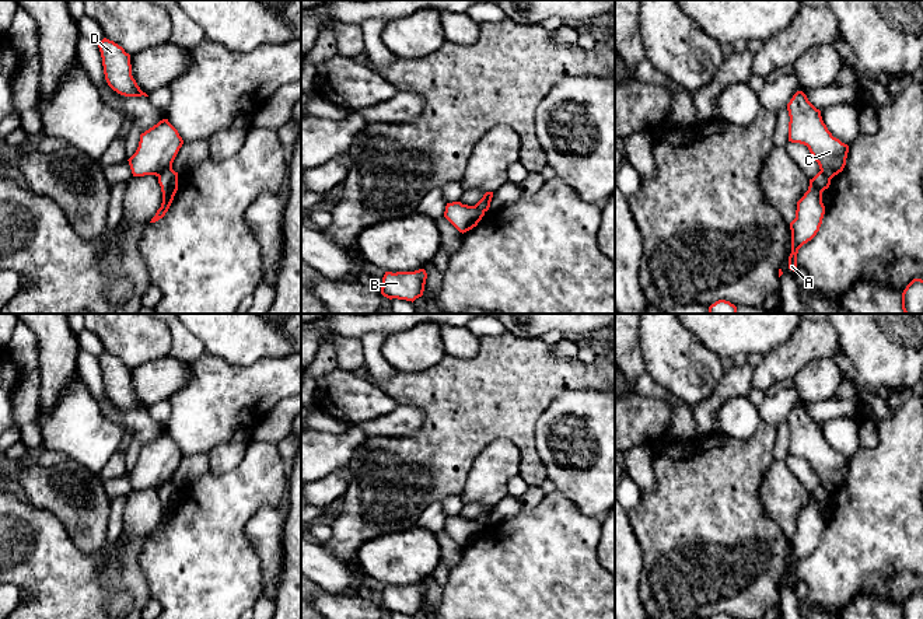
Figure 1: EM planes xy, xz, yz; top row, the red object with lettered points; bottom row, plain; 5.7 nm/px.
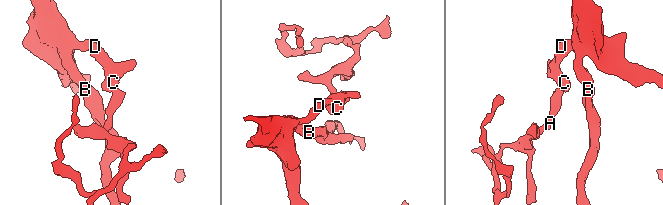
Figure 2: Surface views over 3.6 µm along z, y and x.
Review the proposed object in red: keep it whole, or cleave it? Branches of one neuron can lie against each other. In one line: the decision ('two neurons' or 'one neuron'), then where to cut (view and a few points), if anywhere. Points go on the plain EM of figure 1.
two neurons; cut xy (171, 481), (157, 489)

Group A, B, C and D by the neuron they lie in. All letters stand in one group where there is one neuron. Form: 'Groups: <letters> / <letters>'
Groups: A / B C D

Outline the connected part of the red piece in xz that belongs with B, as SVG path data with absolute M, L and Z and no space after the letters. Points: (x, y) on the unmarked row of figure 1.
M424 583L415 585L385 585L381 608L389 613L415 615L423 609L427 587Z

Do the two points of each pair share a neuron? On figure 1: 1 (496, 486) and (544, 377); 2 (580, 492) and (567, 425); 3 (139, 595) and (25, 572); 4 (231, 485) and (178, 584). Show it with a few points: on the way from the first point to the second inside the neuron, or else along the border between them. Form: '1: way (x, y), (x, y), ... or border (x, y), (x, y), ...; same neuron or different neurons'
1: border (482, 448), (510, 441), (520, 455), (520, 474); different neurons
2: way (594, 475), (594, 454), (584, 441); same neuron
3: way (111, 576), (53, 576); same neuron
4: way (216, 510), (210, 516), (203, 559); same neuron

